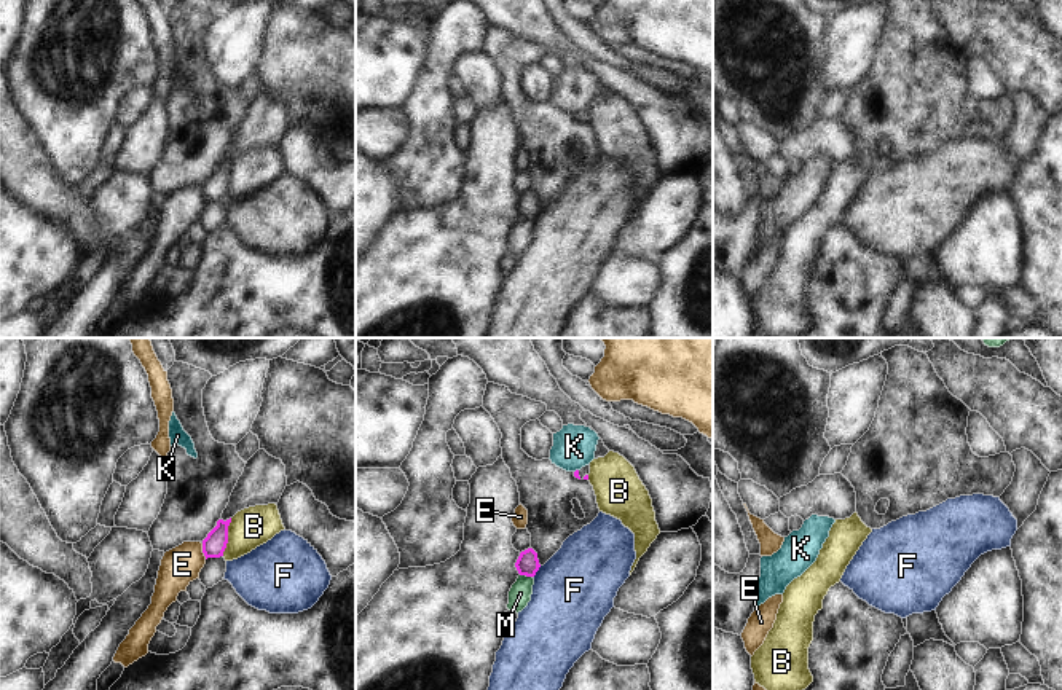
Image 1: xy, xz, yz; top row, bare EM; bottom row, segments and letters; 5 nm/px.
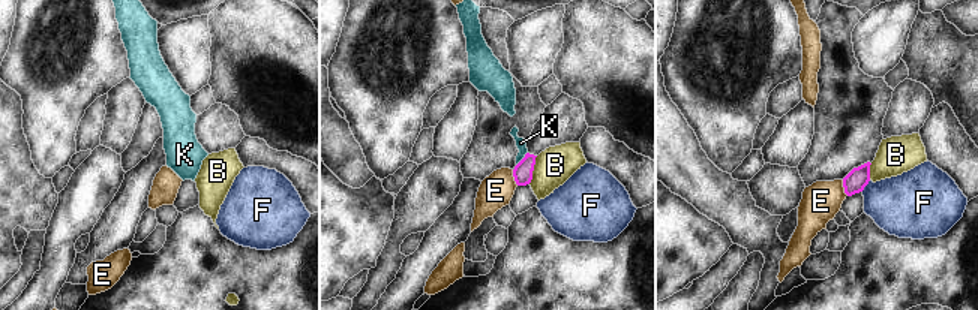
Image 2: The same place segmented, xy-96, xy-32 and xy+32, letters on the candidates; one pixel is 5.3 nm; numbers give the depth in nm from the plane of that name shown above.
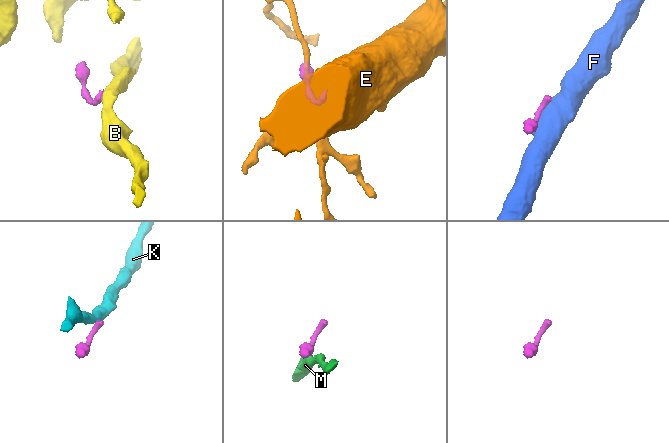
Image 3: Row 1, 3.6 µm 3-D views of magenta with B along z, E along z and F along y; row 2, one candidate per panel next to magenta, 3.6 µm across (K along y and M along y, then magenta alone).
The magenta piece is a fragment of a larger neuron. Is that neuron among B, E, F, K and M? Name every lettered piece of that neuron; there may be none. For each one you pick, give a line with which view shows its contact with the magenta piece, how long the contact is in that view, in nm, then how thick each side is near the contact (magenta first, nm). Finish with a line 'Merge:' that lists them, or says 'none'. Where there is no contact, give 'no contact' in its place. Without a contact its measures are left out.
Merge: none

